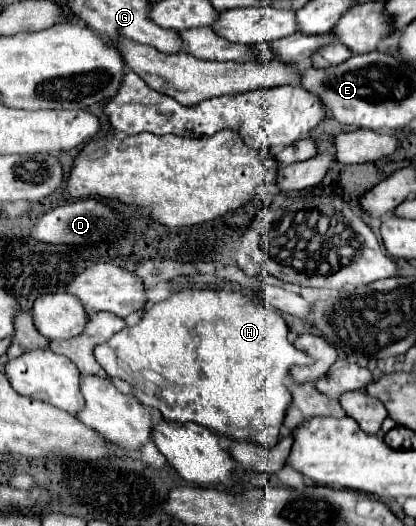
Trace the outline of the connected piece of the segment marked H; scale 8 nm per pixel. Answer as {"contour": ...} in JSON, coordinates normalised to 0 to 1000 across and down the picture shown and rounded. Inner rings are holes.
{"contour":[[[438,548],[418,551],[409,567],[351,586],[327,620],[303,620],[260,650],[236,654],[226,673],[264,719],[317,730],[322,753],[346,772],[380,776],[399,798],[471,802],[563,837],[601,837],[615,829],[630,848],[649,852],[668,840],[673,810],[702,760],[688,738],[697,696],[745,692],[745,677],[707,662],[688,635],[692,624],[673,593],[620,570],[572,567],[563,551]]]}

